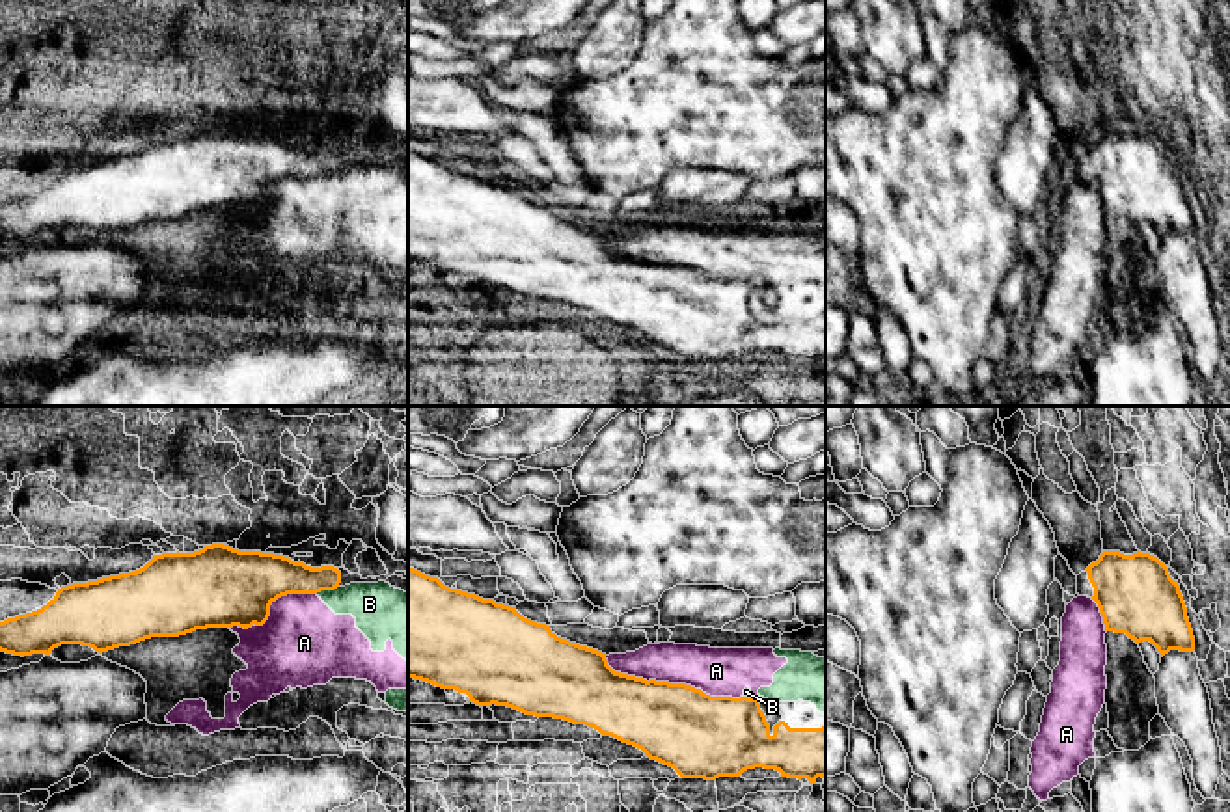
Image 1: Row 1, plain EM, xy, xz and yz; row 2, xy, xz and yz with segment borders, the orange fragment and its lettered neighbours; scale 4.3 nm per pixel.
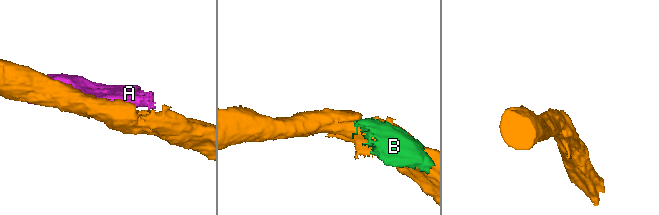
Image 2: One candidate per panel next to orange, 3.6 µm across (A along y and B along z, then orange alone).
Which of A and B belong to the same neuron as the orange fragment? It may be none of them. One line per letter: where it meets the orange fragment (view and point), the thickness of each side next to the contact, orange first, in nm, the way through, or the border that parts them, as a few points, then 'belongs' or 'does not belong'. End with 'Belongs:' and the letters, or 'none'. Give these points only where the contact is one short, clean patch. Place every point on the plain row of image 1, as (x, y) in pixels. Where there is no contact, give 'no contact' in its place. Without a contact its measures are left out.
A: contact xz (671, 267); calibres 360 and 200 nm; does not belong
B: contact xy (327, 172); calibres 190 and 220 nm; does not belong
Belongs: none

